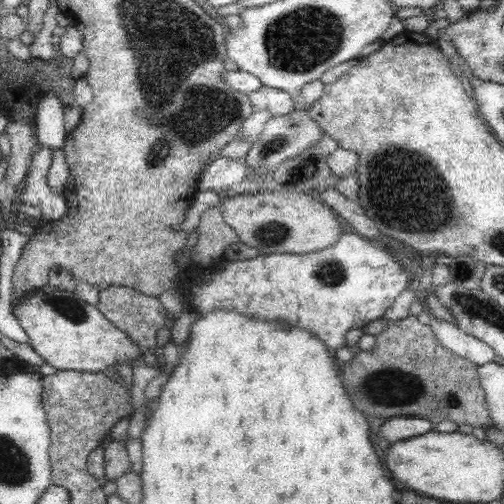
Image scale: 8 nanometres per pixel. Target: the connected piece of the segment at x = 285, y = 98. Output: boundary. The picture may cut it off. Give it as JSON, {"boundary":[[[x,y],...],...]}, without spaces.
{"boundary":[[[260,87],[249,94],[254,112],[268,112],[273,118],[288,116],[296,110],[293,97],[282,90]]]}

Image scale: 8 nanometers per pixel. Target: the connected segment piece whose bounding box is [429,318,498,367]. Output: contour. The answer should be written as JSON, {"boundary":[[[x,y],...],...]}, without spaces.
{"boundary":[[[432,318],[429,327],[430,331],[434,333],[434,339],[446,351],[457,357],[473,362],[478,367],[487,362],[498,360],[490,346],[479,338],[466,334],[459,327],[434,318]]]}

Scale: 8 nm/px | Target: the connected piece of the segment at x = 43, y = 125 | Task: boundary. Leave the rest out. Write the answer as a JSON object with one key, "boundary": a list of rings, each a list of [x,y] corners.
{"boundary":[[[50,91],[38,104],[36,112],[37,142],[51,149],[63,149],[66,142],[64,104]]]}

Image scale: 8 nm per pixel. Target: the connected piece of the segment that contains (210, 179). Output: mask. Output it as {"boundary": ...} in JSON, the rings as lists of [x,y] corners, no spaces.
{"boundary":[[[219,157],[203,172],[201,190],[209,191],[212,188],[223,188],[231,182],[242,182],[246,178],[245,157]]]}

